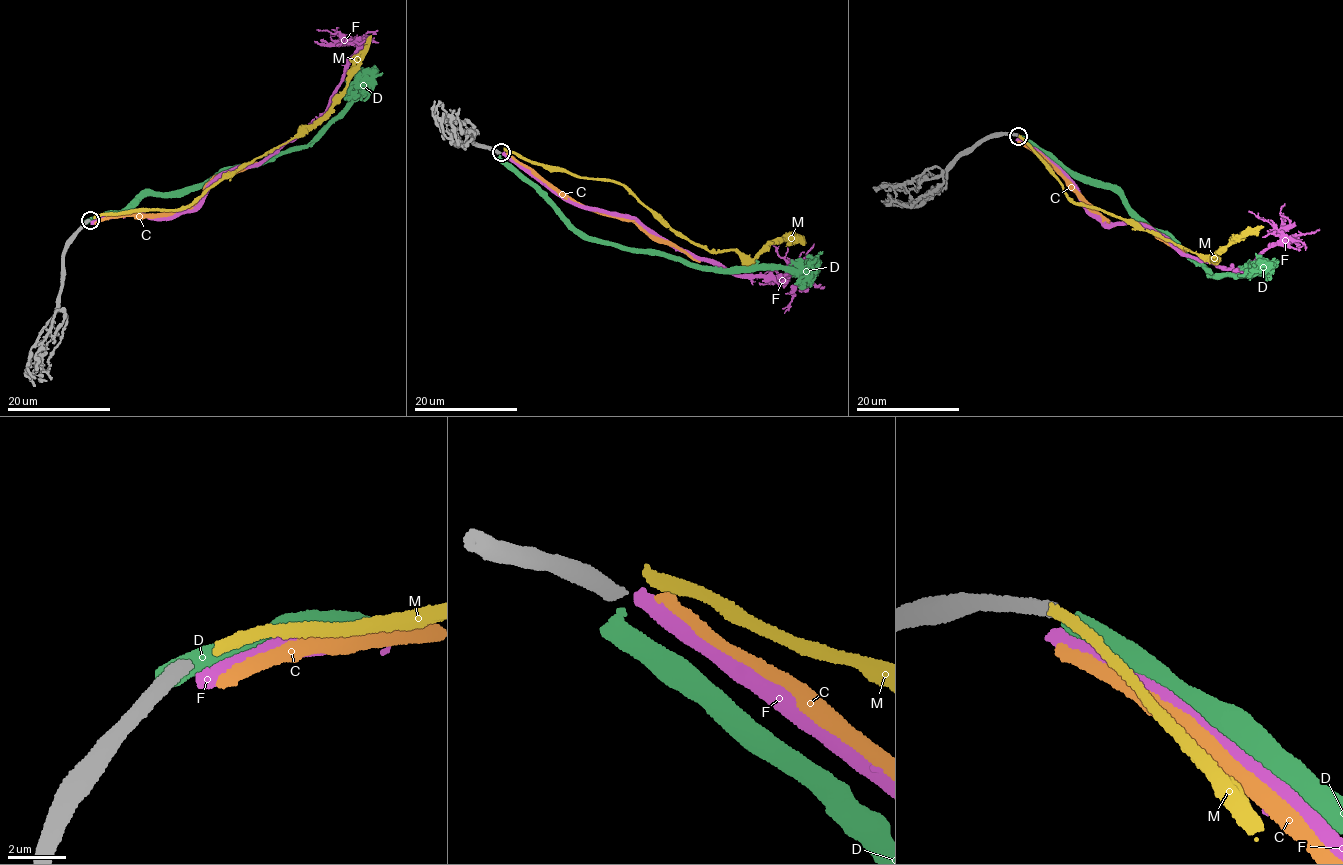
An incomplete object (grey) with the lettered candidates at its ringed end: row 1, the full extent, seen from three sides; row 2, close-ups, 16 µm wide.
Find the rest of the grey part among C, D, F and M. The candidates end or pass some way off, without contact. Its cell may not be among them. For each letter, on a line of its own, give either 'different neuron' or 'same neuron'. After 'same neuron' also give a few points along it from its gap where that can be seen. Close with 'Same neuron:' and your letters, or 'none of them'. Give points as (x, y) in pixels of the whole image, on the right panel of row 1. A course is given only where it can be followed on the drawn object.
C: different neuron
D: different neuron
F: different neuron
M: different neuron
Same neuron: none of them

